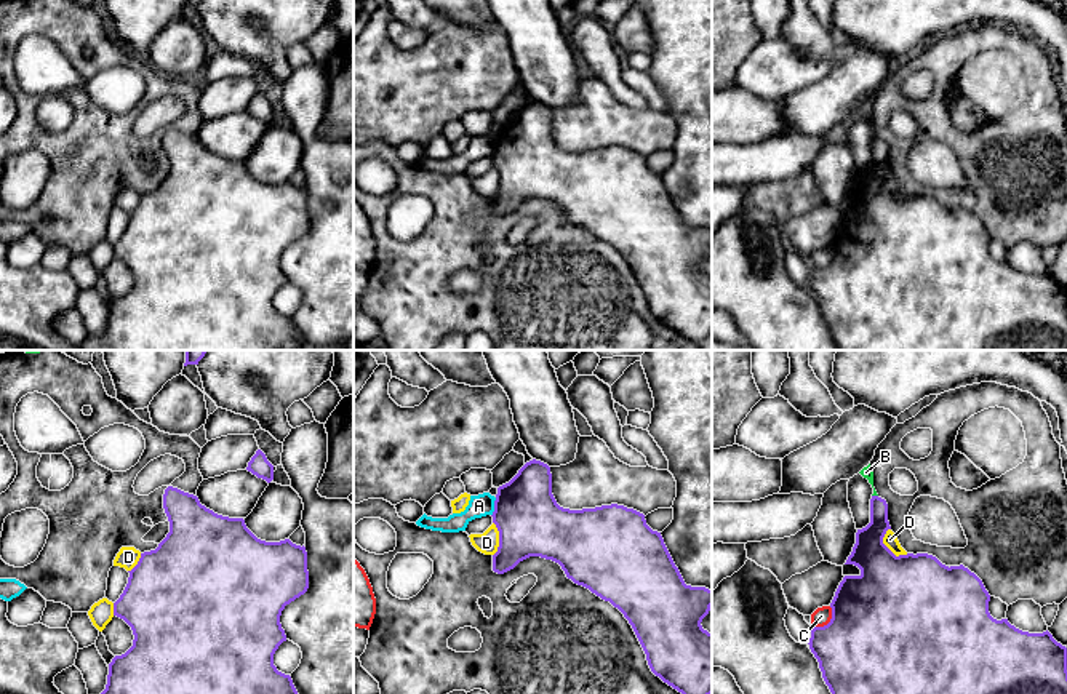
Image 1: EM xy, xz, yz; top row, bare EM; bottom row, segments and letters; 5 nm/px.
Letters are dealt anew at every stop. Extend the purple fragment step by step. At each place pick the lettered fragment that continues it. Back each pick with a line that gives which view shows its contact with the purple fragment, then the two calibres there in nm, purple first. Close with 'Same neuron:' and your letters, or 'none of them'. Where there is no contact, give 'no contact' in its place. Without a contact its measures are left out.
Same neuron: none of them

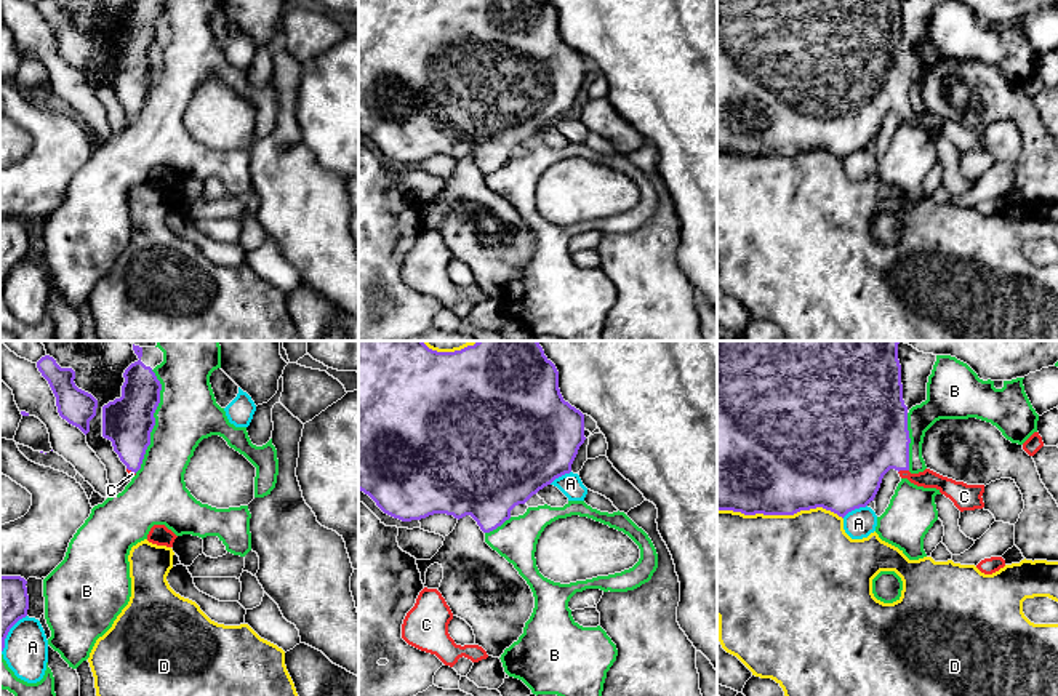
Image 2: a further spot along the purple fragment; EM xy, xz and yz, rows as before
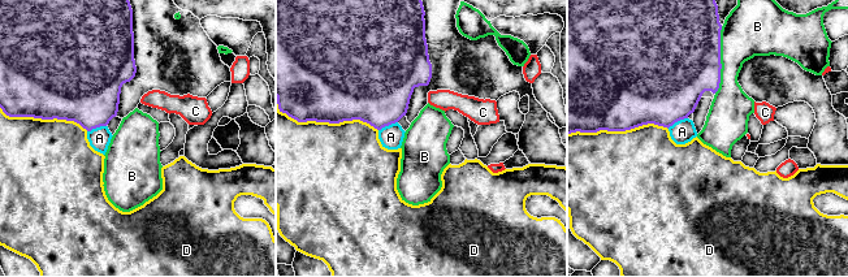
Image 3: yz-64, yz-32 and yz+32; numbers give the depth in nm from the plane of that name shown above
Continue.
C: yz | 420/90 nm
Same neuron: C

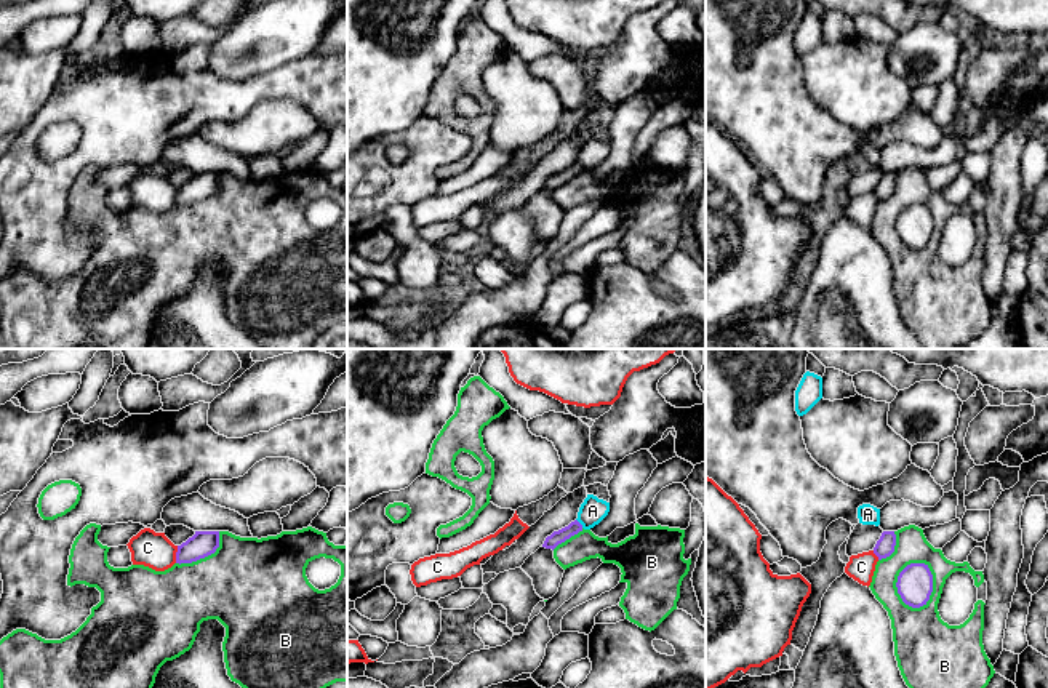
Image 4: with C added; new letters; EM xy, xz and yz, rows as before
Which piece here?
Same neuron: none of them

